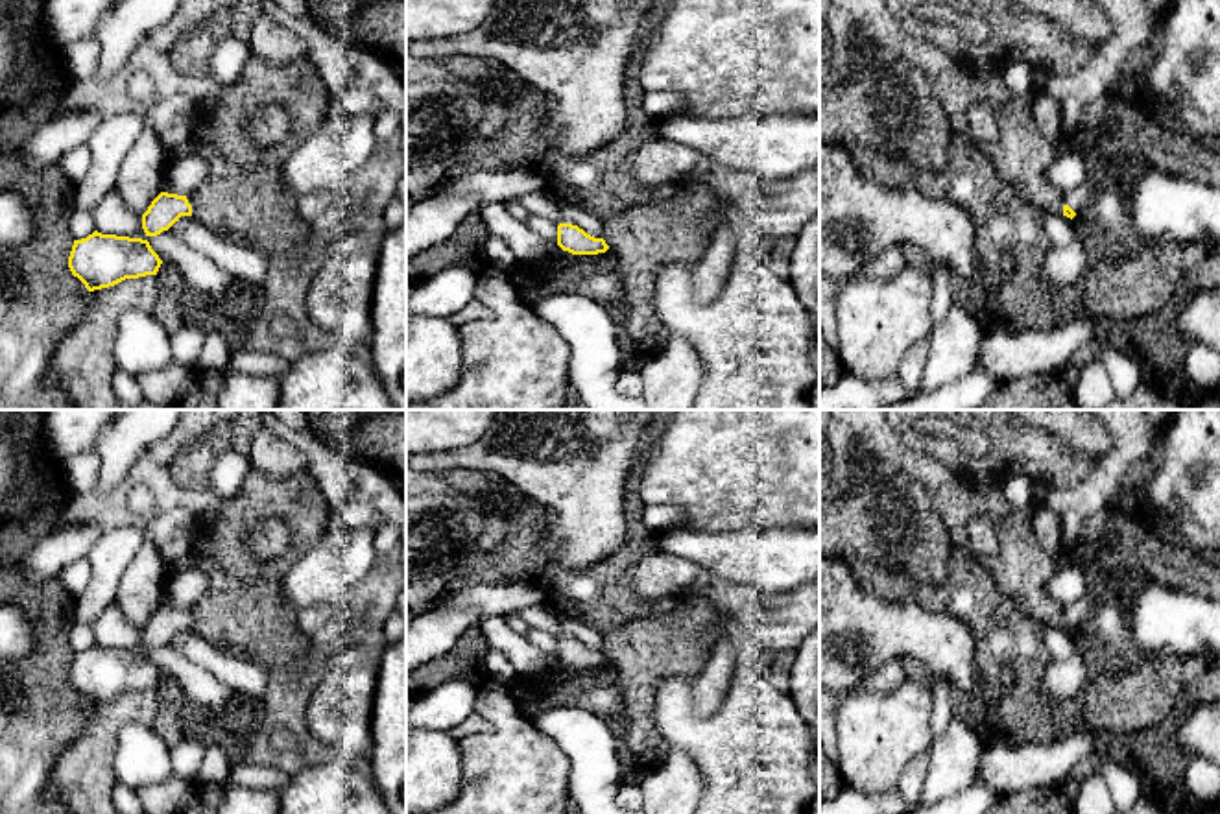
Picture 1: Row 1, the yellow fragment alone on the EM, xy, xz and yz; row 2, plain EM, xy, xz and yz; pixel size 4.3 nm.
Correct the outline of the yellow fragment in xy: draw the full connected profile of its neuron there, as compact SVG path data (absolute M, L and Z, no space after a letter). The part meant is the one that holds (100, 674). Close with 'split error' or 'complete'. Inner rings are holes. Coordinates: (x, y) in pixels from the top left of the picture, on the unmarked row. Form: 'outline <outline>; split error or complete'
outline M102 648L74 653L68 681L89 705L114 700L126 692L157 688L162 674L148 653Z; complete

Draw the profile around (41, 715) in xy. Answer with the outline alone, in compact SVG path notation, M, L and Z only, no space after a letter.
M18 563L0 565L0 605L17 605L35 629L35 646L26 657L0 659L0 814L70 814L63 801L46 794L46 786L61 751L78 740L90 714L90 705L68 681L74 604L57 578L30 580Z

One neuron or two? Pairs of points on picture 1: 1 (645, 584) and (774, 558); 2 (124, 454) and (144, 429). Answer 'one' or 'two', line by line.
1: two
2: one

